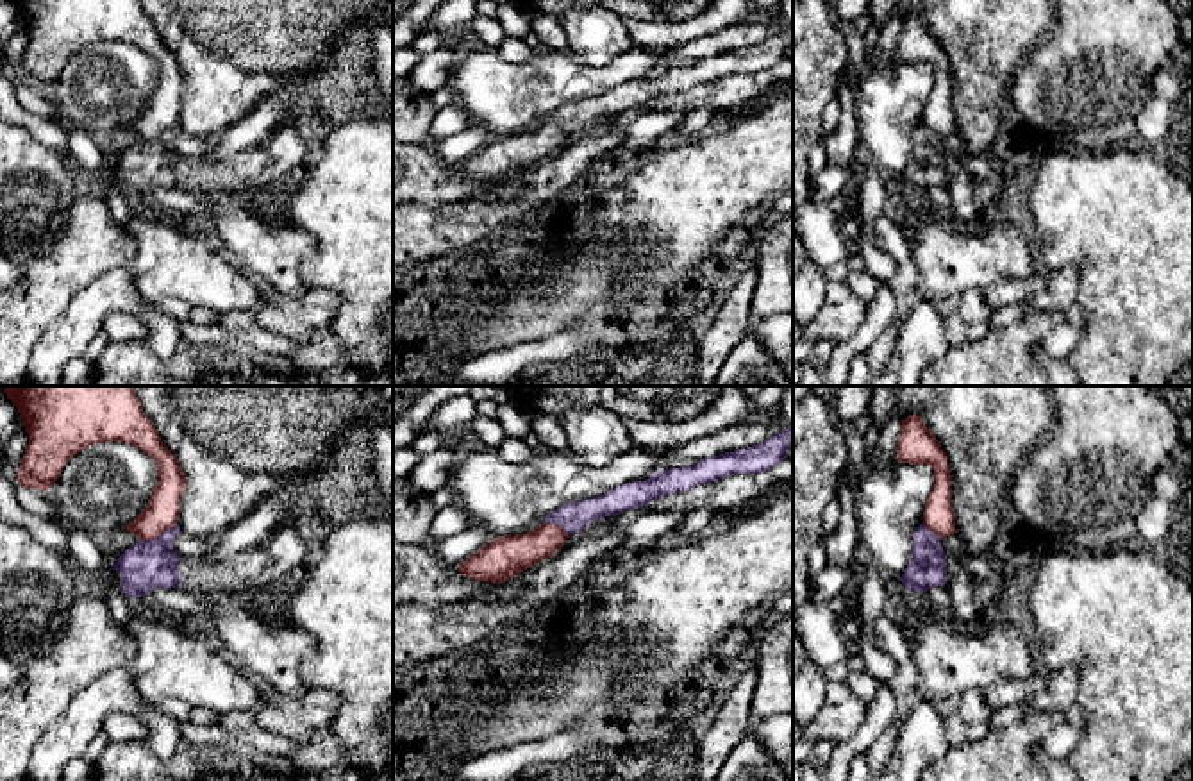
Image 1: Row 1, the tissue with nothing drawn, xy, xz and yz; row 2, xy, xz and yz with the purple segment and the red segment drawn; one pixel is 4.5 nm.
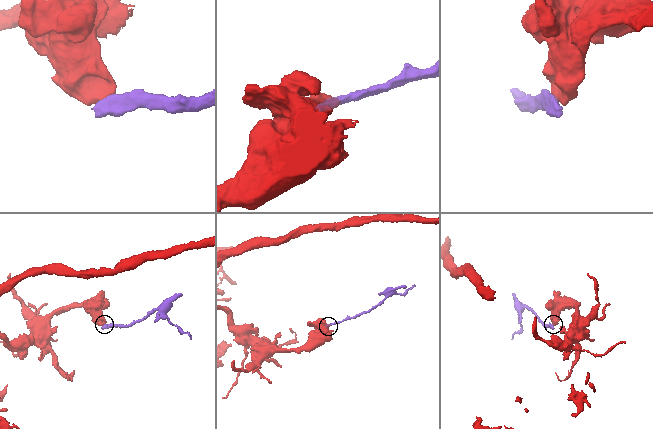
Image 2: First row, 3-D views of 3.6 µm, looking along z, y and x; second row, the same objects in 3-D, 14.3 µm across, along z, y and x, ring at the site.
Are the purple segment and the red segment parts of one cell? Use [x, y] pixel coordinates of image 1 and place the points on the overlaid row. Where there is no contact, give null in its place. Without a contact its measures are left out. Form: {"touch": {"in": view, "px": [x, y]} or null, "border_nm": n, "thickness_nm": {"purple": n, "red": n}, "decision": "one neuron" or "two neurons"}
{"touch": {"in": "xy", "px": [159, 537]}, "border_nm": 190, "thickness_nm": {"purple": 220, "red": 150}, "decision": "two neurons"}

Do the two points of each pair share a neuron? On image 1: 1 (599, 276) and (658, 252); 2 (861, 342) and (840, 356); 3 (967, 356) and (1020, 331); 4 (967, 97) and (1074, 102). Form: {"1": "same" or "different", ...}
{"1": "different", "2": "same", "3": "same", "4": "different"}

